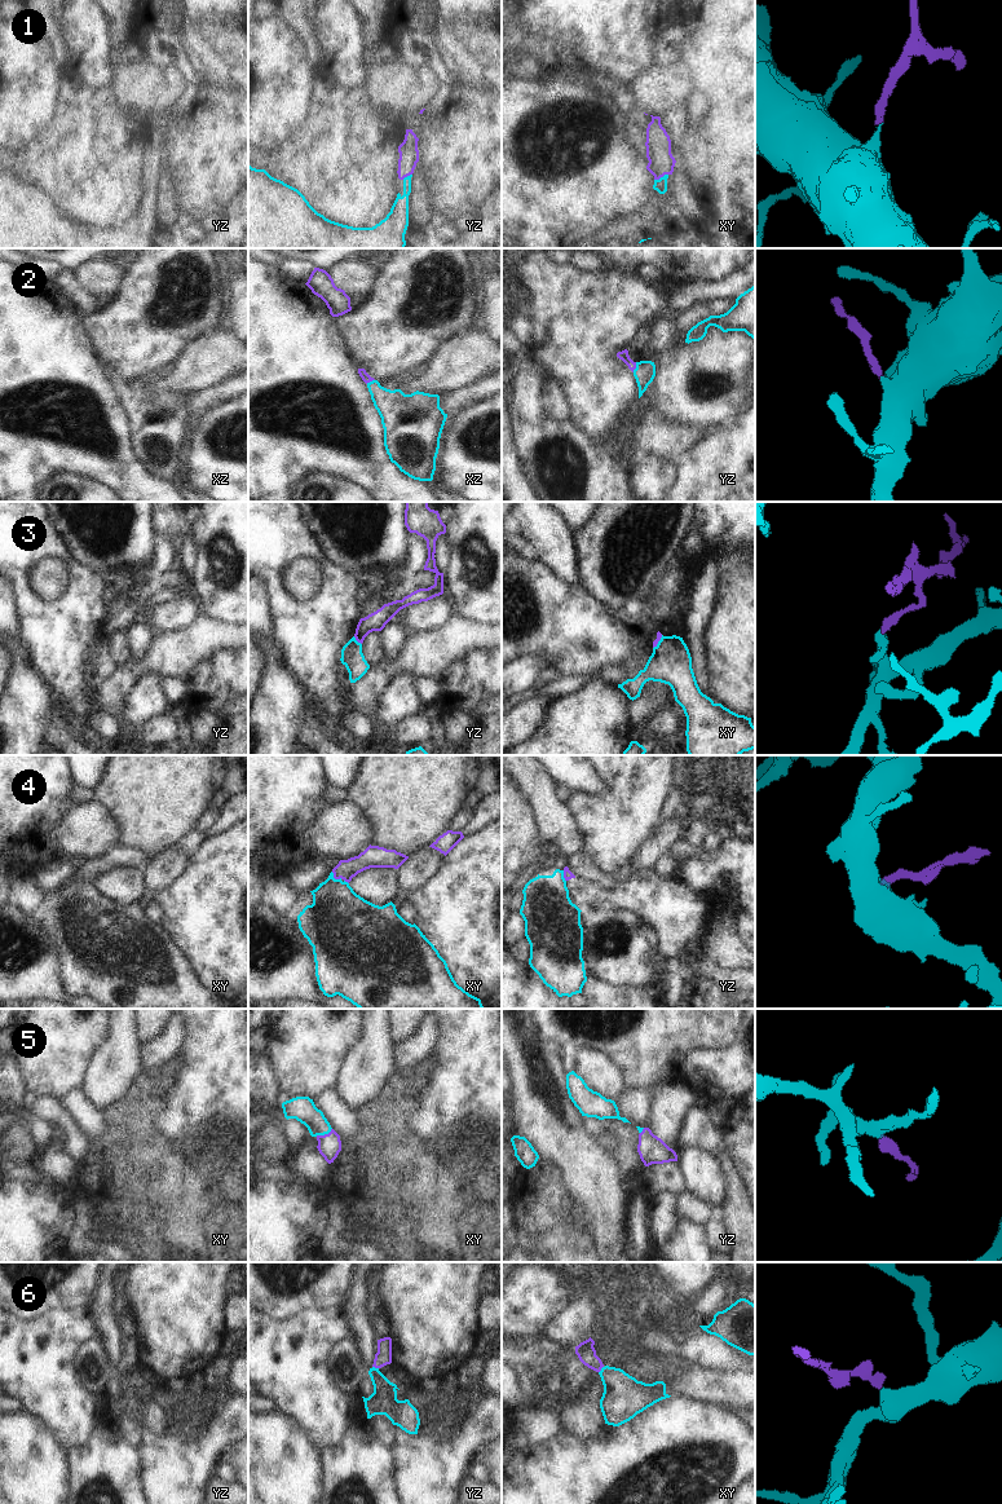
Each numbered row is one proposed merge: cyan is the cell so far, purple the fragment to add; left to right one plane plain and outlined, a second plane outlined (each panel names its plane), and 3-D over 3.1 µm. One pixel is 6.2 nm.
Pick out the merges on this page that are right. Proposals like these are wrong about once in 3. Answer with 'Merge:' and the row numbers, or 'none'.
Merge: 1, 2, 5, 6.

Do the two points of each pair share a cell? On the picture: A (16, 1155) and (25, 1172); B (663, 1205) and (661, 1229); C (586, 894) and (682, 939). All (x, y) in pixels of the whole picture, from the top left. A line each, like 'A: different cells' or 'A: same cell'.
A: different cells
B: same cell
C: same cell

